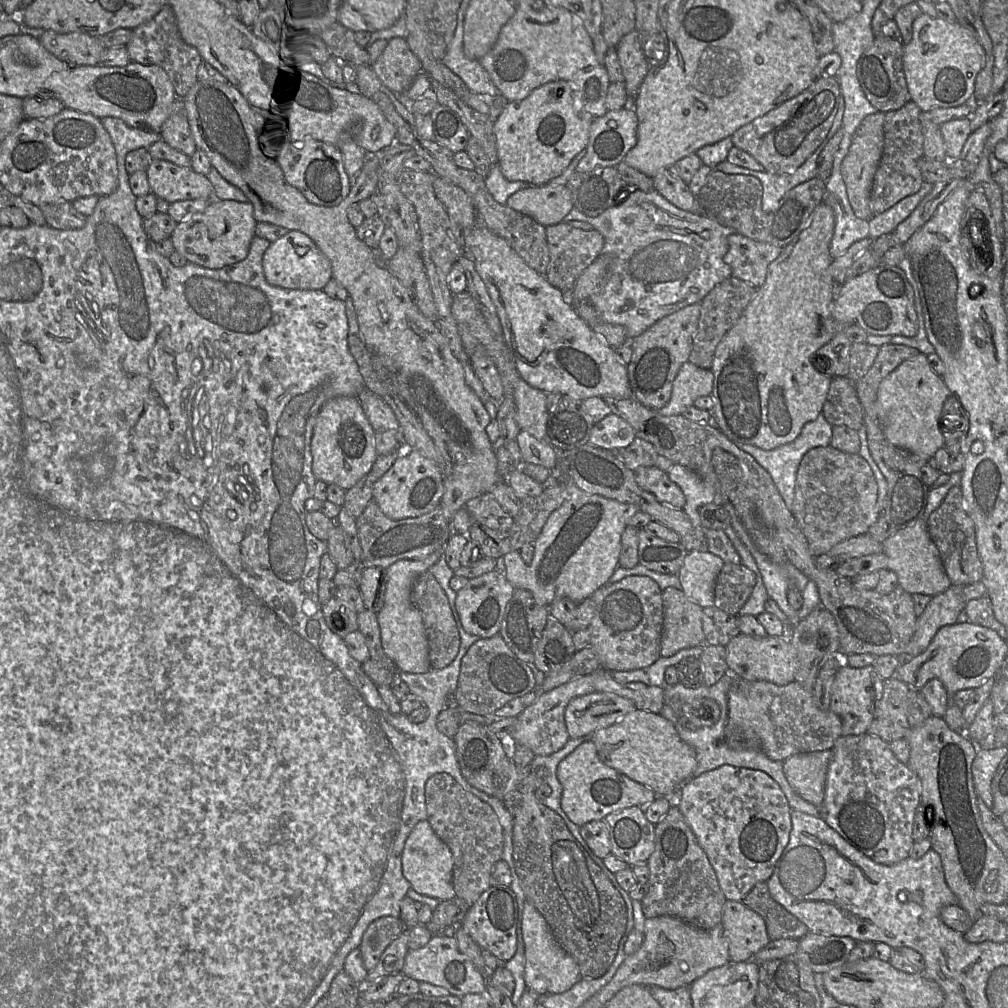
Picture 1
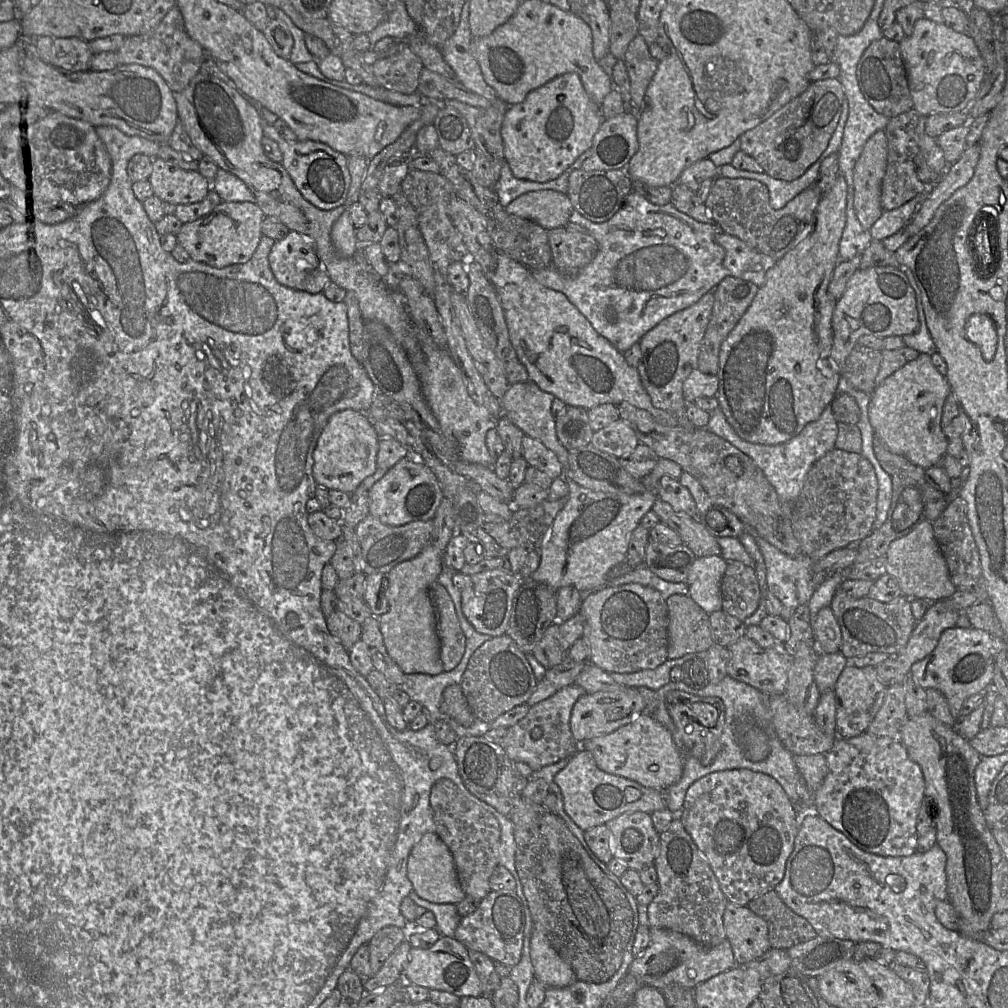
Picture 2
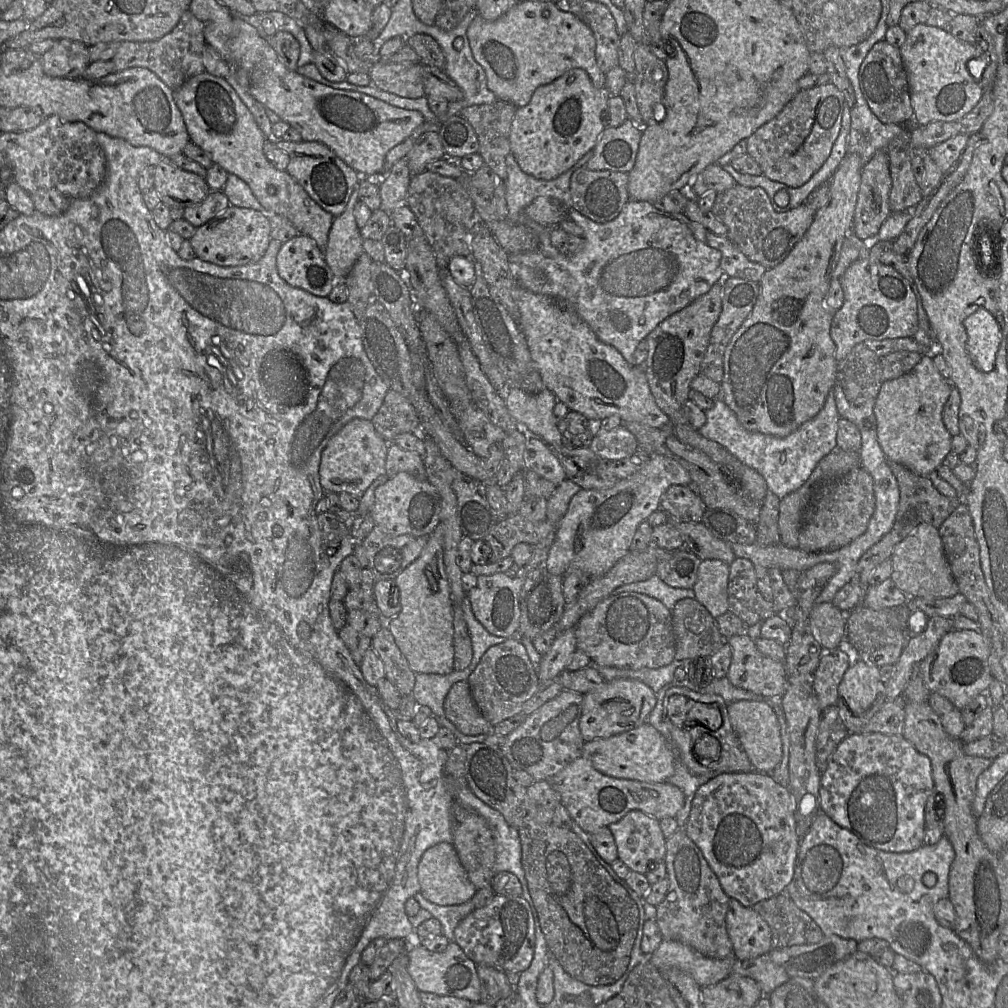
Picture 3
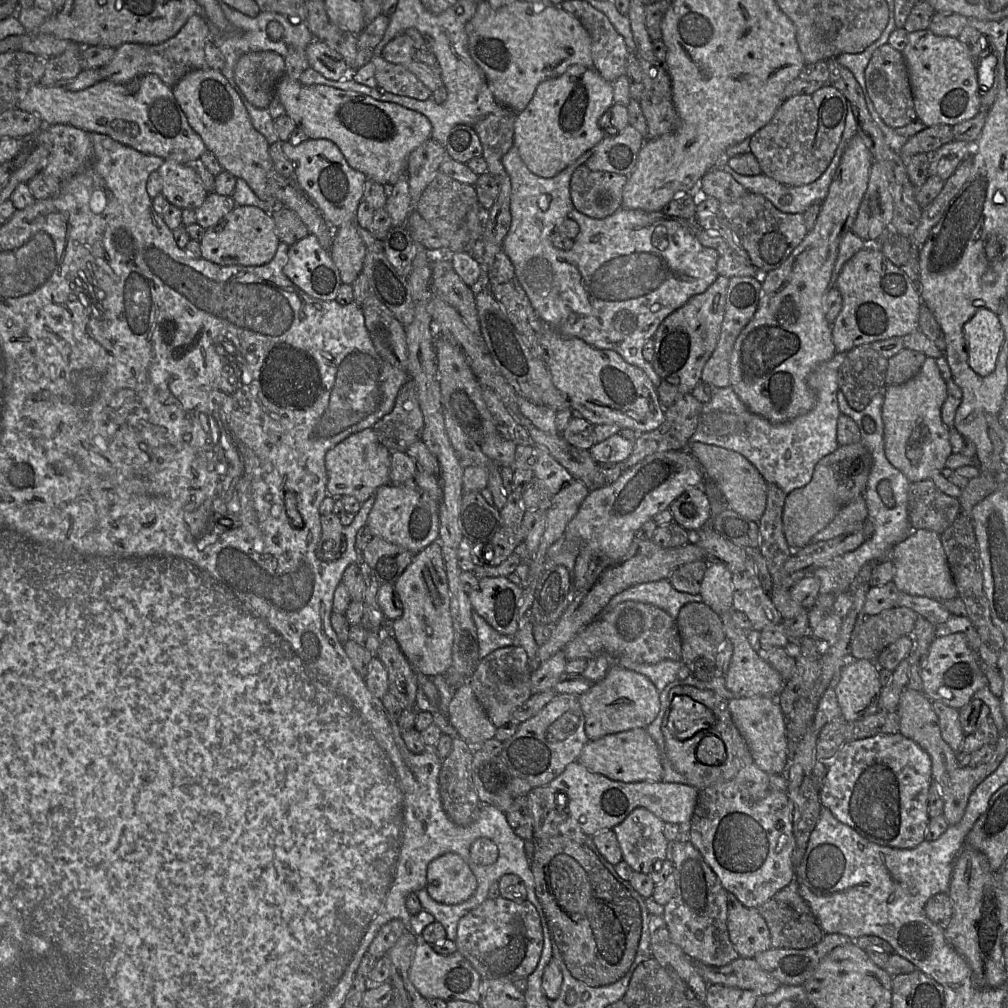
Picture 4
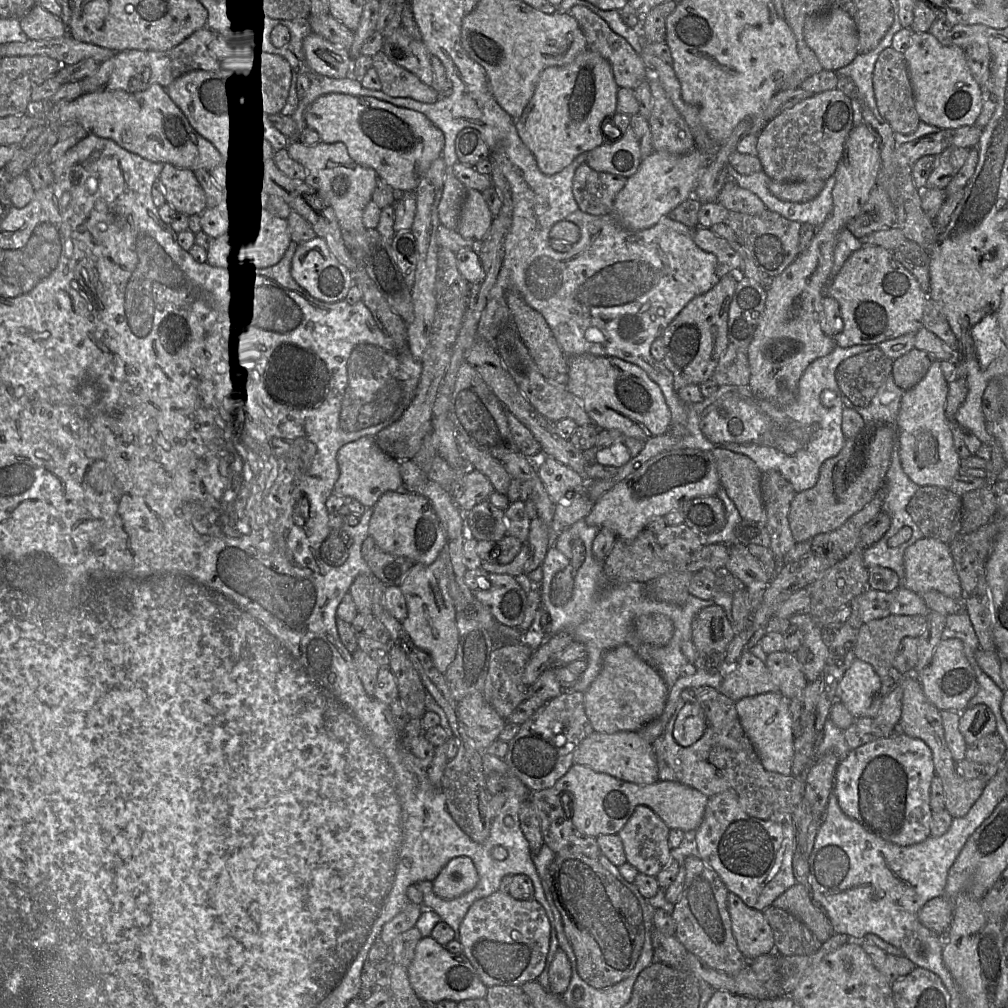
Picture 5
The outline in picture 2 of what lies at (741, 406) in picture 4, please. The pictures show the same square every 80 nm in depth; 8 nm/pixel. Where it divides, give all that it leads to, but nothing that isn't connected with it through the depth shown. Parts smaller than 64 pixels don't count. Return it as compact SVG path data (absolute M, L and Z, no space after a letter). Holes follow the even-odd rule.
M829 404L816 420L808 422L802 430L790 440L777 445L756 444L742 439L727 422L725 415L718 407L710 411L709 421L705 428L730 442L741 452L748 455L774 487L780 502L788 503L794 502L798 497L804 485L806 475L812 465L827 452L836 448L837 423Z

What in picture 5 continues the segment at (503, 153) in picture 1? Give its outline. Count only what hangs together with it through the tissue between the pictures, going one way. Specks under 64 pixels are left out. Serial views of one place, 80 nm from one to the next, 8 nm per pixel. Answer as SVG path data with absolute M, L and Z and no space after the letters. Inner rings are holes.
M589 49L566 65L543 71L531 100L521 117L515 120L515 126L544 175L558 174L579 155L607 142L607 133L616 132L617 128L612 125L603 133L602 124L617 112L618 89L610 63Z

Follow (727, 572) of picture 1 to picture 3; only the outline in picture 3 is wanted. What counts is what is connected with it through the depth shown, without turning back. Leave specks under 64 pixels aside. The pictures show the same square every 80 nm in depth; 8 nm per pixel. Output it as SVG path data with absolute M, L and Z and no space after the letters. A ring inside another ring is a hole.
M736 558L729 565L728 611L748 626L775 614L773 602L765 600L758 589L755 566L746 558Z

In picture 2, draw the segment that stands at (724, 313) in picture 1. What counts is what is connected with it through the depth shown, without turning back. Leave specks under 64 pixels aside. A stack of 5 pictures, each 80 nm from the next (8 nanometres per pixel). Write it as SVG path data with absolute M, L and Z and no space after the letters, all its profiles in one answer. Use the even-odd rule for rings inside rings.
M731 275L724 277L715 286L713 289L713 309L698 355L697 367L701 372L717 375L719 370L719 351L721 344L745 313L758 289L759 287L756 284Z

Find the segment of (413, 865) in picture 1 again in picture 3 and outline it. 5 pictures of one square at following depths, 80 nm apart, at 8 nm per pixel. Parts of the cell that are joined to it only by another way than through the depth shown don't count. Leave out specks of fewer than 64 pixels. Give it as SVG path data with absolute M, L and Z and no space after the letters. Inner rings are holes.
M441 842L428 848L418 864L420 893L428 901L438 905L463 904L474 896L477 889L469 880L452 843Z

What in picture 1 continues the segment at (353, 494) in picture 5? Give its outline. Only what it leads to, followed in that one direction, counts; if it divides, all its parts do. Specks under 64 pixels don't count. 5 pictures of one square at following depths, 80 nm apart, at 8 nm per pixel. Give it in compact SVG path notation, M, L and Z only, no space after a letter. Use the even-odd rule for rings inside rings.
M340 396L327 401L316 417L311 439L315 478L343 490L353 487L371 471L376 461L375 433L356 397Z

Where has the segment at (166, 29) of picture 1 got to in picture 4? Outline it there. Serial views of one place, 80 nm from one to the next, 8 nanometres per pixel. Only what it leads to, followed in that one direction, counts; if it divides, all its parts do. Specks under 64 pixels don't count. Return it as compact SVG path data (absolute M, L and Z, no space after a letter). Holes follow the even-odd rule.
M195 14L174 37L161 44L127 43L116 48L112 60L101 68L102 80L115 84L127 84L140 76L155 74L163 83L172 88L187 74L196 70L209 69L204 50L209 39L211 39L210 25L202 14Z

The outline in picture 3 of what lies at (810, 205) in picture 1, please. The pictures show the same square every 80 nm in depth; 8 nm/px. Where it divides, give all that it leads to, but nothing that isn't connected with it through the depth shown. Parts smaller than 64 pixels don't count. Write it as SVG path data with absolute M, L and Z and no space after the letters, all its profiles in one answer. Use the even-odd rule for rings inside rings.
M738 183L717 193L710 211L727 227L727 236L741 251L766 269L777 266L787 257L810 227L815 214L805 203L787 211L777 211L765 189Z

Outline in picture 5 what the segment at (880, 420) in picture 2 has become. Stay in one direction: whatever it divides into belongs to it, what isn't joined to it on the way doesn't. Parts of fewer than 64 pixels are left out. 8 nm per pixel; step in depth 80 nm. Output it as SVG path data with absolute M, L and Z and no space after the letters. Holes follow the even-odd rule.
M934 360L925 377L904 392L896 423L896 438L902 468L907 476L921 486L949 489L960 472L960 457L952 438L952 423L945 413L948 382L943 376L940 361Z

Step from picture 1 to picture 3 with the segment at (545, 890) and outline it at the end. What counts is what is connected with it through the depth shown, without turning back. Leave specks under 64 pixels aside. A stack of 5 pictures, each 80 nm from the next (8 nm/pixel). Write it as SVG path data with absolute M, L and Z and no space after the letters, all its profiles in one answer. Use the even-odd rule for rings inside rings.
M531 818L524 821L522 826L518 829L518 834L521 842L521 864L525 872L529 894L533 901L538 922L550 953L558 960L562 968L572 978L580 982L591 986L609 985L616 982L627 970L638 928L643 930L643 924L647 920L643 906L644 903L642 903L644 900L641 900L643 898L627 886L622 878L617 877L610 867L602 861L602 857L593 848L587 847L580 837L571 829L558 827L552 823L539 823Z

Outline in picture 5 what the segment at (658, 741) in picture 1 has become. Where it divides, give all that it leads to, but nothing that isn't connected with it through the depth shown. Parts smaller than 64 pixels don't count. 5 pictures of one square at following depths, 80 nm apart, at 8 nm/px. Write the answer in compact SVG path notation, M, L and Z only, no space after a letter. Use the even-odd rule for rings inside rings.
M593 732L580 742L573 763L635 784L653 784L659 781L653 746L646 742L638 732L615 734Z

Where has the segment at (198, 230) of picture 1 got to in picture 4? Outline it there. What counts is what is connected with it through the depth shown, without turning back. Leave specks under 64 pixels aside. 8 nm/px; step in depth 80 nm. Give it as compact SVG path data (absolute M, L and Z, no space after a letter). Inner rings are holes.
M236 206L219 220L217 224L205 230L199 241L201 258L219 265L261 266L270 262L277 251L280 240L275 231L275 223L271 214L255 206Z

